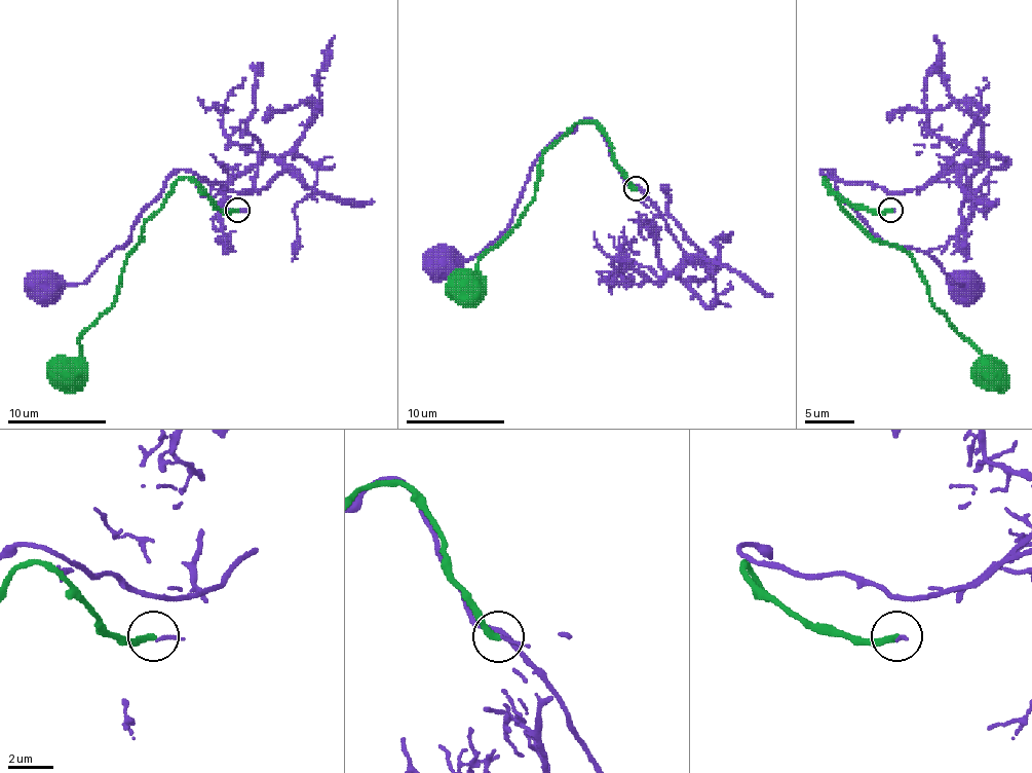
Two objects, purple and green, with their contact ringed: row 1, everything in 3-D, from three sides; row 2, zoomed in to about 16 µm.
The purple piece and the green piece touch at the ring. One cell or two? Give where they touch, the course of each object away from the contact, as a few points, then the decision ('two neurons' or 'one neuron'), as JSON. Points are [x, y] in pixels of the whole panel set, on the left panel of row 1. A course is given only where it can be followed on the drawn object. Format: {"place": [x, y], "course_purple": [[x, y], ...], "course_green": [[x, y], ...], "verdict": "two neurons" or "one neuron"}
{"place": [237, 210], "course_purple": [[237, 212], [237, 191], [183, 170], [126, 244], [82, 284], [62, 284], [52, 273], [42, 273], [42, 281]], "course_green": [[237, 209], [221, 212], [195, 182], [179, 179], [144, 224], [116, 300], [79, 338], [79, 355], [65, 370]], "verdict": "two neurons"}

